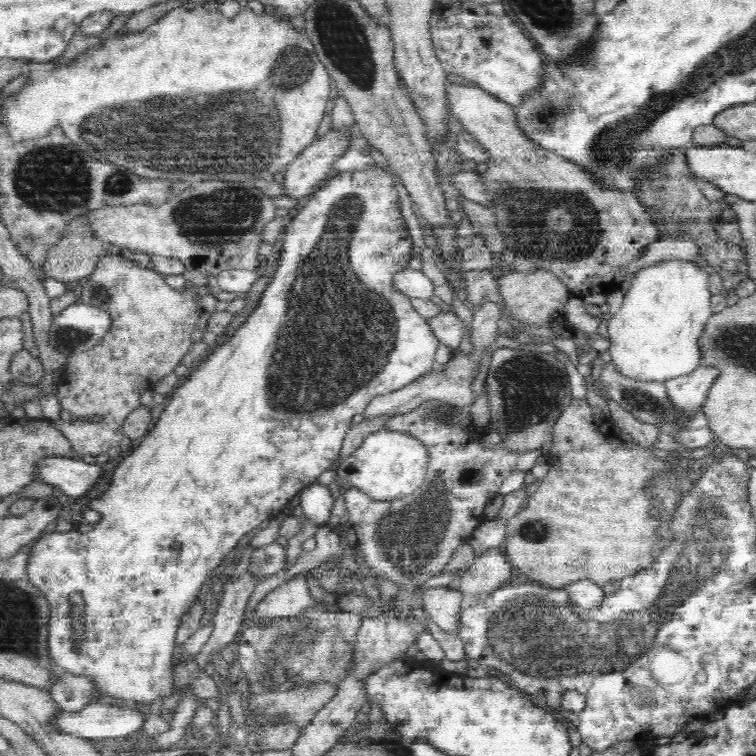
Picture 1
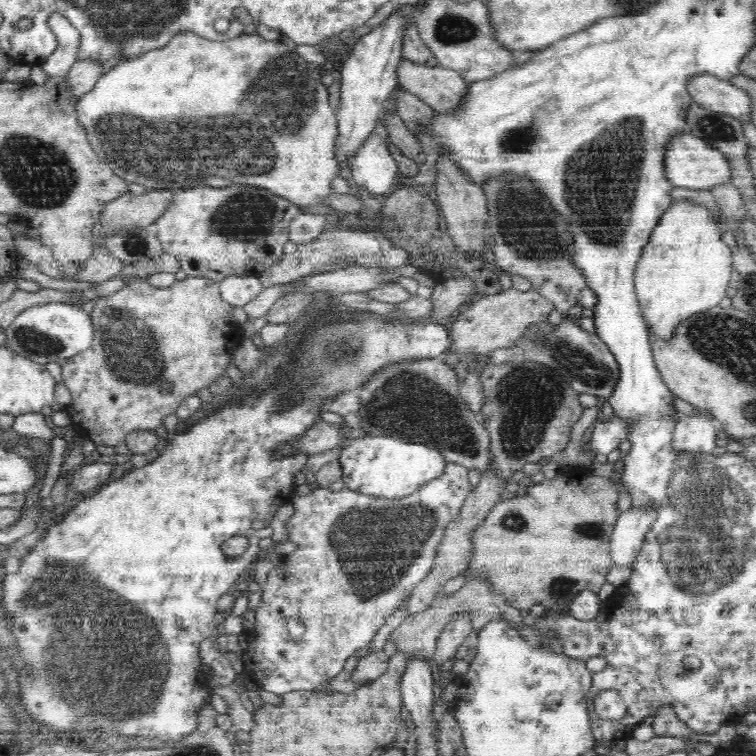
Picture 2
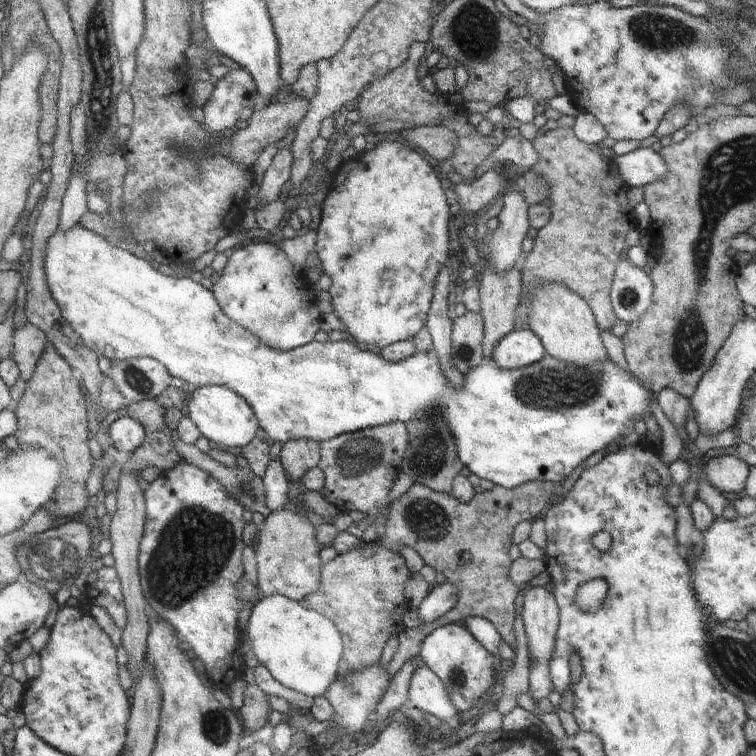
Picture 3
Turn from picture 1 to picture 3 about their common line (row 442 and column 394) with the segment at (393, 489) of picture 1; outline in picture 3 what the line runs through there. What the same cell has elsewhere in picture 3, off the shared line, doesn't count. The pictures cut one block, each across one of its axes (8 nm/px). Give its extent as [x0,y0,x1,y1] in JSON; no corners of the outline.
[45,225,652,489]

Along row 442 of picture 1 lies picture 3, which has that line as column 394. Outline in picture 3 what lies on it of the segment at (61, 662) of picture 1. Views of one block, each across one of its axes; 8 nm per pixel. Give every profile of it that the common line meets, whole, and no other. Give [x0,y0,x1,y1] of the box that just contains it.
[315,141,450,351]

